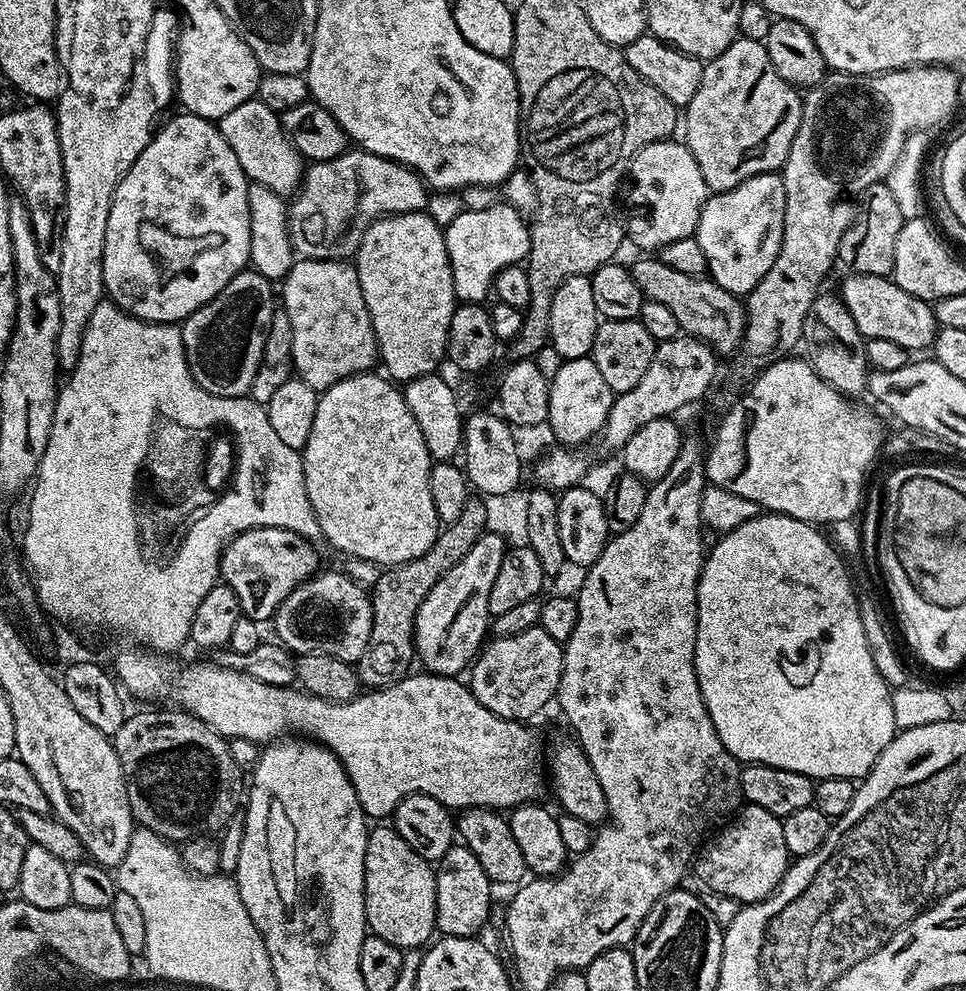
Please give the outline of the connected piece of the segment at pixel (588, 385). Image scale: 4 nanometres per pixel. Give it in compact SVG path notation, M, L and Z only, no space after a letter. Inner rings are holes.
M583 356L577 360L565 360L548 385L547 427L552 427L561 445L584 446L580 444L586 443L595 432L596 435L603 433L613 399L614 393L610 386L606 386L606 381L602 379L592 359Z

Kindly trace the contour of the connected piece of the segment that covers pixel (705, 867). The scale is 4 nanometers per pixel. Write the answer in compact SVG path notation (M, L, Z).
M745 803L738 814L733 815L719 829L721 832L716 837L713 835L699 849L694 860L695 876L720 894L740 901L741 905L756 904L766 899L776 891L788 872L790 857L786 837L782 834L783 825L783 819L770 814L770 810Z

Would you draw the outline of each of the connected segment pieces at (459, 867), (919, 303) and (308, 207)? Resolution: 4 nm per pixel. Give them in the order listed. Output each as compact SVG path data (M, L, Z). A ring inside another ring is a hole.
M453 846L436 868L436 926L444 936L471 936L488 920L492 912L494 885L486 878L486 870L478 858L463 846Z
M848 274L845 277L844 285L838 289L838 295L865 338L886 338L890 342L898 342L898 346L905 350L927 349L935 340L938 325L933 305L929 301L914 294L906 294L902 286L886 276Z
M349 150L333 160L321 160L307 165L298 191L291 197L287 209L288 232L297 257L306 260L348 260L355 257L362 234L382 216L423 212L426 185L413 168L382 158L373 152Z

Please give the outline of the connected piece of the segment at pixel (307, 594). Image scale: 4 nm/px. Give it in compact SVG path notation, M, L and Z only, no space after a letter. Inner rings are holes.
M321 570L311 576L304 584L299 584L278 606L274 617L276 624L275 639L283 644L293 654L307 654L313 652L319 656L333 656L335 660L356 662L367 648L371 634L372 601L369 593L357 584L351 576L340 572Z

